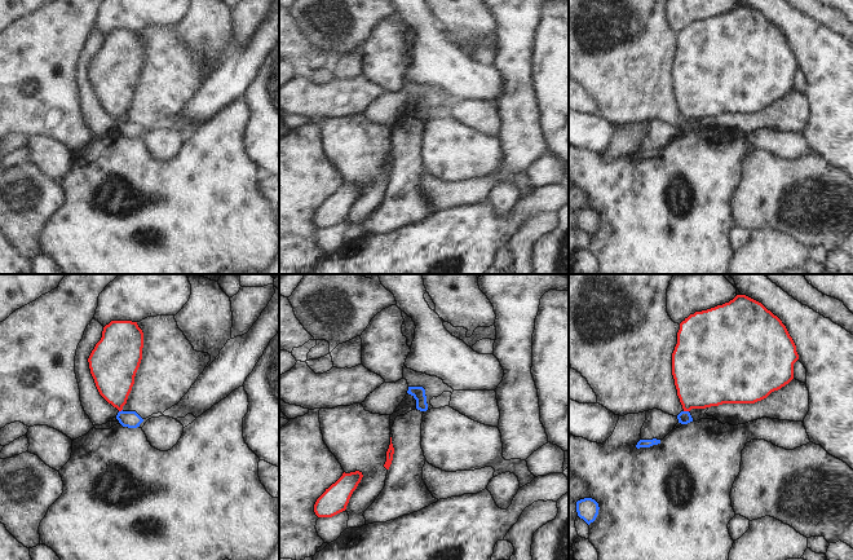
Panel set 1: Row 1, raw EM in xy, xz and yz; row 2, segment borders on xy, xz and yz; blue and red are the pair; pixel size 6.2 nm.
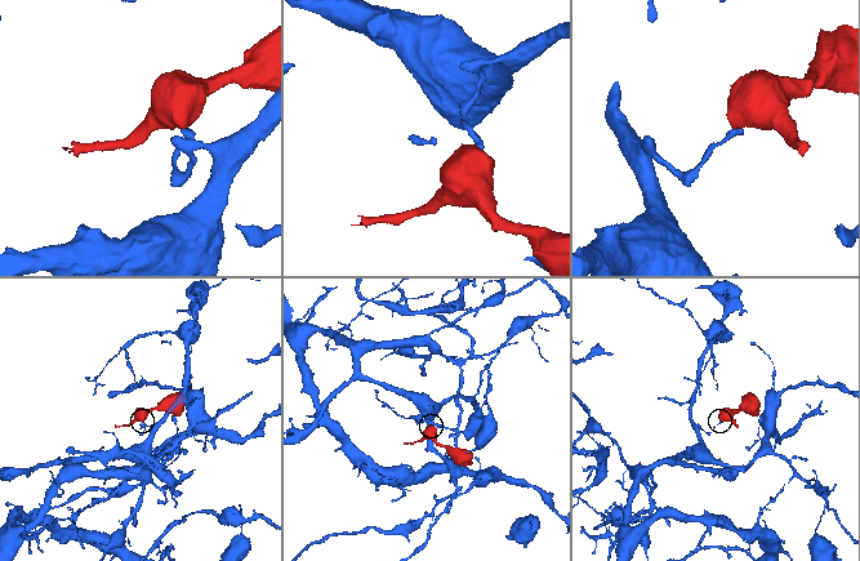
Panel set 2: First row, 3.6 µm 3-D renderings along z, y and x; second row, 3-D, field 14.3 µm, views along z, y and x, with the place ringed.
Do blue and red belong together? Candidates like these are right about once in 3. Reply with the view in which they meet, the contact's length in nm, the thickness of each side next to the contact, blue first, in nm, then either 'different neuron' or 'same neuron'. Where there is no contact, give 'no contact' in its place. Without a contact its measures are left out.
yz | 30 nm | 80/380 nm | different neuron

